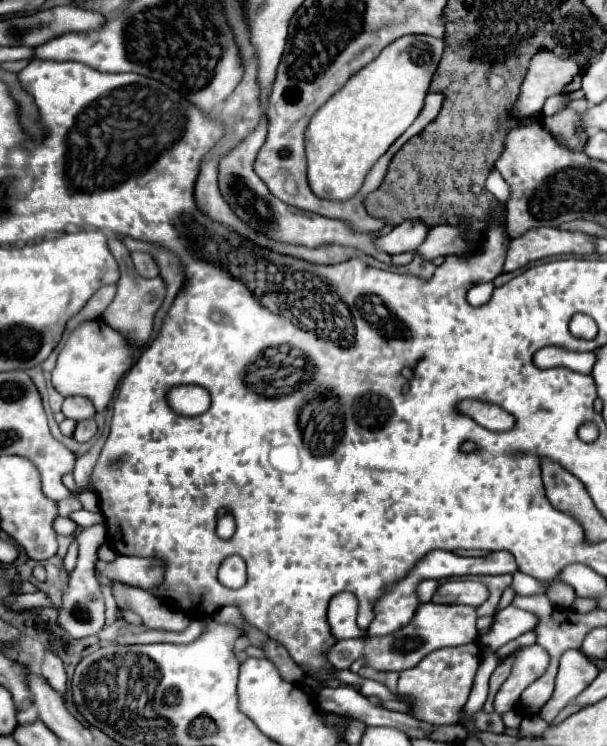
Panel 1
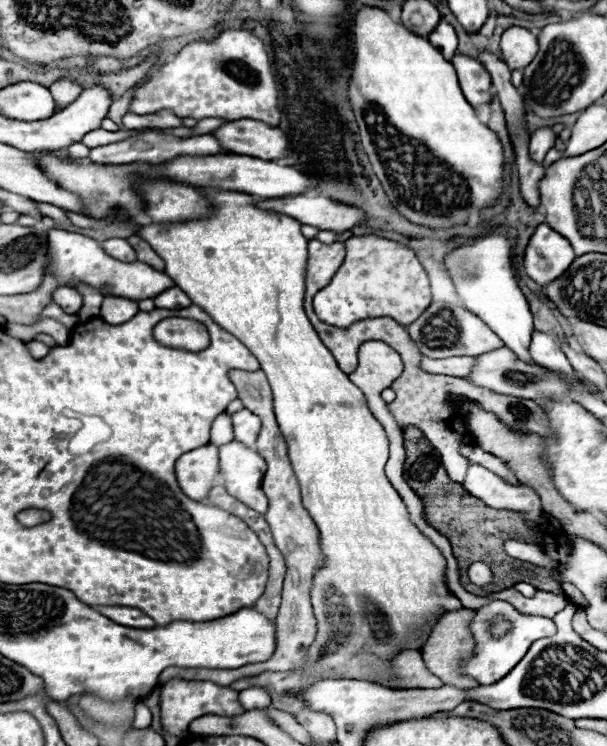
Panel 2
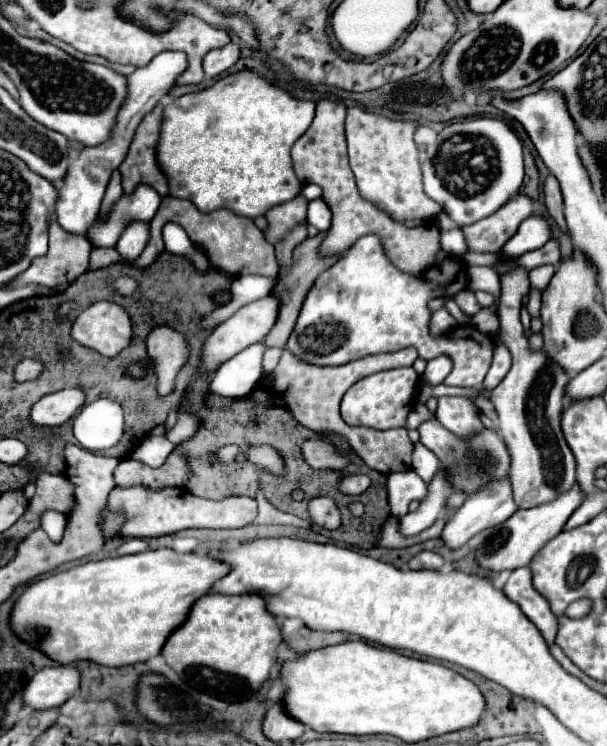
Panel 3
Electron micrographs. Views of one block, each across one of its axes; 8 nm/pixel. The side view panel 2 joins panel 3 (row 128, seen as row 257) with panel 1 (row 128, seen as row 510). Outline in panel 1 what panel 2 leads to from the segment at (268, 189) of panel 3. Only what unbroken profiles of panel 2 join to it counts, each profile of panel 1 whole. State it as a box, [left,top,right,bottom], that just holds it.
[306,36,442,200]

